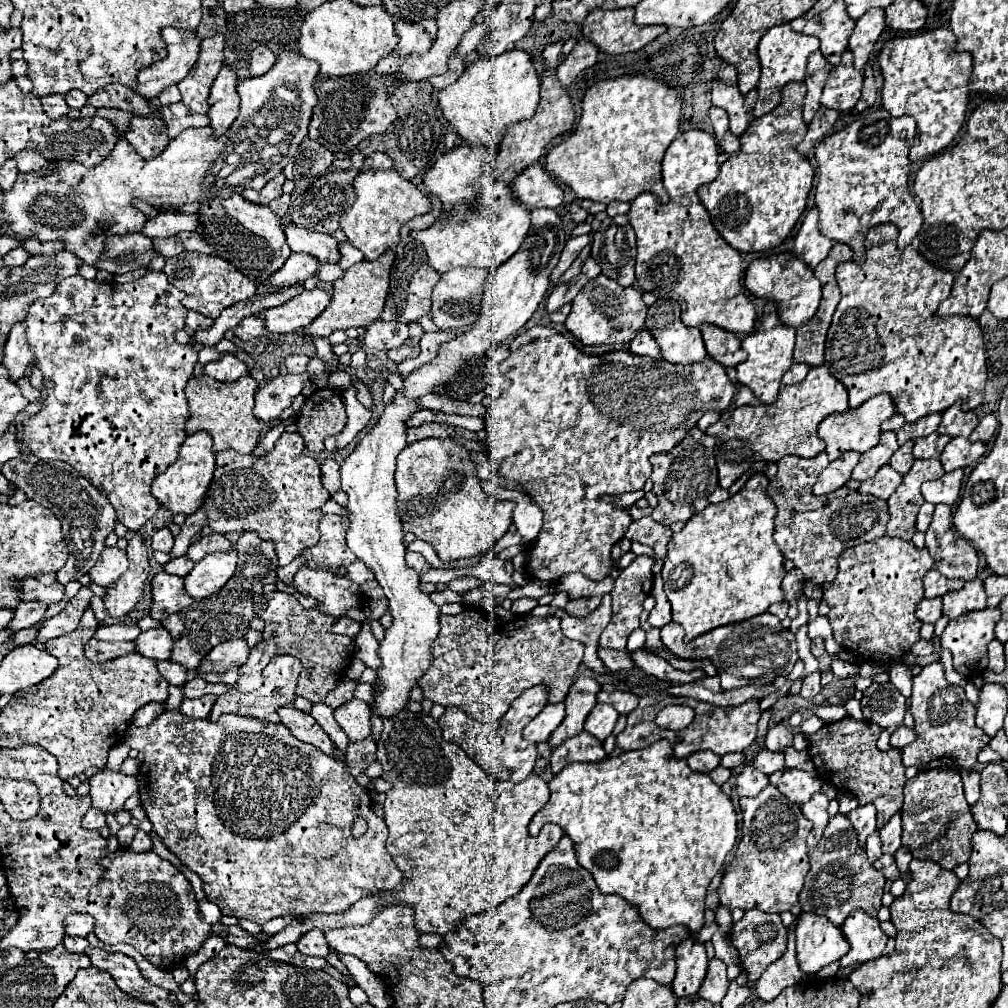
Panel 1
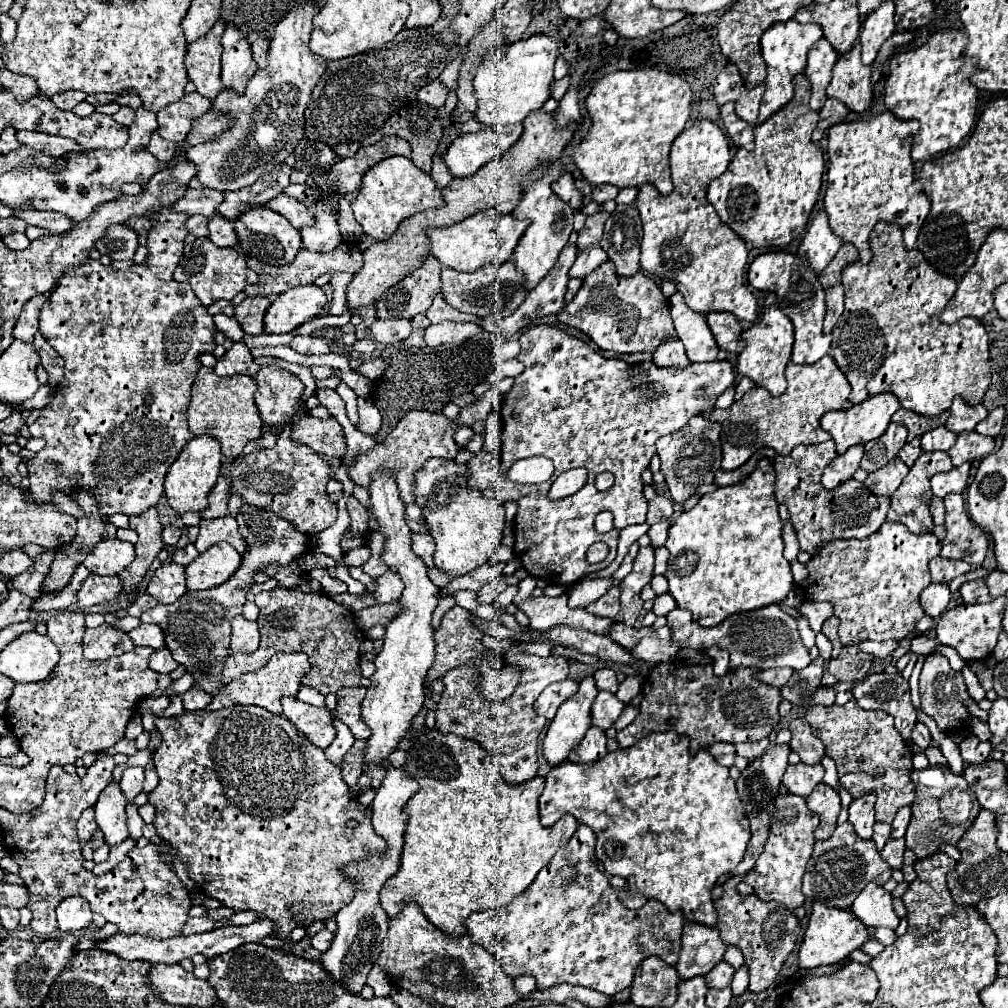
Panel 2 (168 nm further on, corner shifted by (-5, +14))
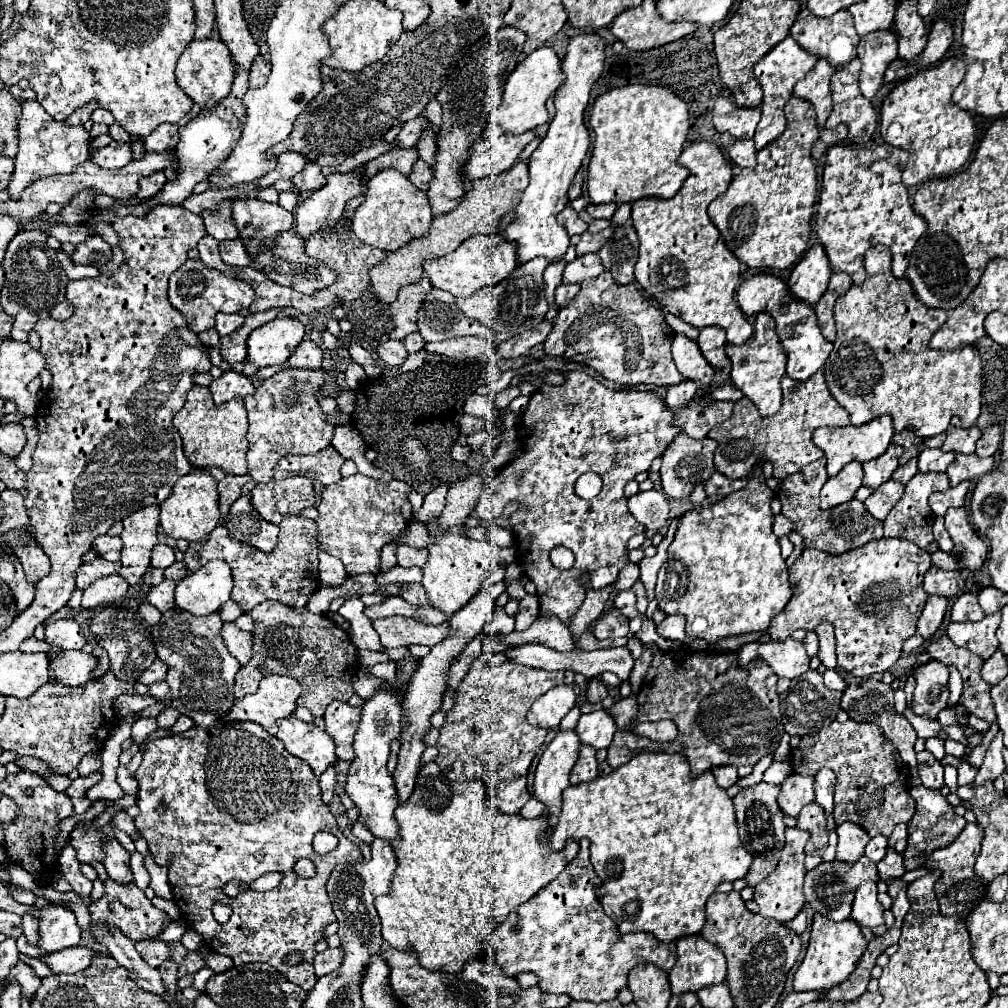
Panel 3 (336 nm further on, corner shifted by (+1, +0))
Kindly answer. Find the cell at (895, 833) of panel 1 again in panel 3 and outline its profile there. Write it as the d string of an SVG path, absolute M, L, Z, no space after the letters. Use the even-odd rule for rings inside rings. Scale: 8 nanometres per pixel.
M900 823L900 825L894 829L894 833L890 835L888 845L894 847L898 853L904 853L904 849L906 849L906 841L908 841L908 827L906 827L904 823Z

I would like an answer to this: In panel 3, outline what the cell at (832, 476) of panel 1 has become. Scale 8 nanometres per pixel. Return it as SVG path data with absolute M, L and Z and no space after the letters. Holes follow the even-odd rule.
M848 463L836 477L830 477L820 491L820 507L832 509L836 505L854 499L854 493L862 487L862 463Z

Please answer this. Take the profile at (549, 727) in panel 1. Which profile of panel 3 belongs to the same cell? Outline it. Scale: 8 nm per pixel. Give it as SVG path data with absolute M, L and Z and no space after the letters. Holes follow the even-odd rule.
M558 685L544 693L528 711L528 723L536 727L556 729L564 715L576 705L576 693L570 685Z

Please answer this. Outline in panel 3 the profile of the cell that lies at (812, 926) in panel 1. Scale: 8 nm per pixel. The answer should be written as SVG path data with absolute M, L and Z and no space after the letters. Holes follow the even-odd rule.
M816 913L806 957L794 975L794 991L826 991L840 985L856 969L856 963L866 951L866 945L868 941L864 939L854 919L844 919L834 923L824 915Z

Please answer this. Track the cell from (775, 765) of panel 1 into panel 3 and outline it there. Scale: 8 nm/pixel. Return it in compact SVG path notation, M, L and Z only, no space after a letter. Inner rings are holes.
M764 781L754 787L740 789L740 793L734 797L740 841L744 843L744 849L754 857L752 867L744 877L748 887L756 887L764 877L768 877L768 873L776 869L776 863L780 861L786 825L784 825L784 813L780 811L776 797L778 797L778 785L770 785Z

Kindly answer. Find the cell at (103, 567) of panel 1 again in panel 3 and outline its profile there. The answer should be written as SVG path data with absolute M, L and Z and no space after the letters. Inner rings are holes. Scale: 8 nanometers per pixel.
M96 557L90 563L84 563L78 567L78 575L76 575L76 587L78 589L86 589L92 581L100 579L100 577L108 577L112 573L118 571L118 563L110 563L104 557Z

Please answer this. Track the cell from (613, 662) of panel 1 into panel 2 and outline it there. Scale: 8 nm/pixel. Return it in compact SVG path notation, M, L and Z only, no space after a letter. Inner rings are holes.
M527 575L526 579L520 581L520 591L514 597L518 609L522 609L528 619L530 619L530 627L542 629L546 631L552 625L568 625L568 627L578 627L596 635L604 635L608 637L610 633L610 625L614 623L612 619L604 619L604 617L594 617L584 609L572 609L568 605L568 595L560 595L560 597L538 597L532 599L531 582L535 582L536 577Z

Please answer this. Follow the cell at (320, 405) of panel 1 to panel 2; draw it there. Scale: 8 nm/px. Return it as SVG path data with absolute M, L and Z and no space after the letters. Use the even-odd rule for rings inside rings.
M310 415L298 419L292 429L292 439L308 445L322 455L342 457L346 453L344 431L334 415L330 415L328 419L318 419Z

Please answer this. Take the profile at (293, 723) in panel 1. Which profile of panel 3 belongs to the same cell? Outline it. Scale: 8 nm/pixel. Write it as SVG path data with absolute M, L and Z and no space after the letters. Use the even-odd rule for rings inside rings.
M294 715L280 719L276 737L284 743L290 755L308 763L318 777L326 771L328 765L338 761L334 753L334 739L314 723L304 723Z

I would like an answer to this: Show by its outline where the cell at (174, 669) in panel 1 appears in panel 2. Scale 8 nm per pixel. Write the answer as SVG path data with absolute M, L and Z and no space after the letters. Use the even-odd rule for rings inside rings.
M164 647L160 651L154 651L152 657L150 657L150 669L158 671L158 673L170 673L178 667L178 663L172 659L170 651Z

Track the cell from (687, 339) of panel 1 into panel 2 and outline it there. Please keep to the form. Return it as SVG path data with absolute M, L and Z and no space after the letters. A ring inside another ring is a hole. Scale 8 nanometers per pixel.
M676 291L670 299L670 315L674 321L676 335L684 343L686 355L690 361L716 361L718 359L718 345L706 325L706 317L690 311L682 299L682 293Z

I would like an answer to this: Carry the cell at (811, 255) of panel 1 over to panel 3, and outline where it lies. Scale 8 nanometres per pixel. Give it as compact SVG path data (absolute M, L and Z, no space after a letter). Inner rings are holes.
M814 243L800 259L800 263L792 269L788 287L790 291L808 305L816 305L820 297L824 295L828 281L830 281L830 267L828 257L824 255L824 247L820 243Z

